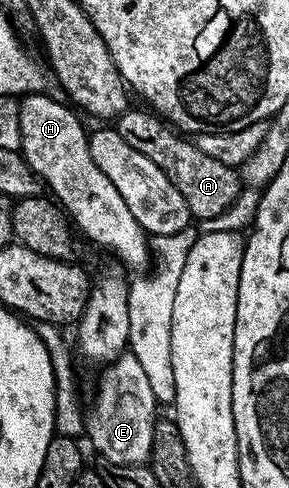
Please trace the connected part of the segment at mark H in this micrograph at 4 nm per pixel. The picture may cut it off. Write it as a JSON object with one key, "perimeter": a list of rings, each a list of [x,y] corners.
{"perimeter":[[[49,94],[20,97],[21,155],[55,197],[56,203],[67,213],[80,235],[82,232],[87,239],[110,248],[126,269],[148,269],[151,261],[150,237],[139,226],[131,210],[127,210],[127,202],[123,202],[111,178],[107,178],[107,174],[95,166],[89,149],[89,136],[81,125],[82,117],[68,103],[65,104],[52,100]]]}

